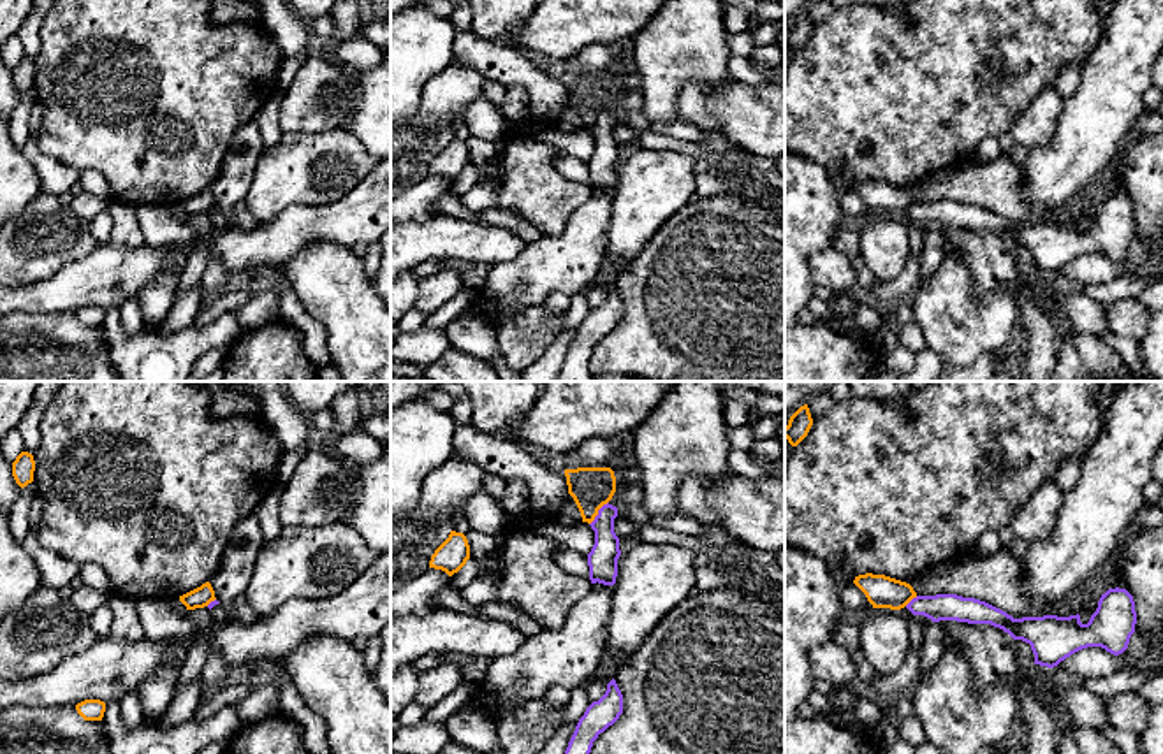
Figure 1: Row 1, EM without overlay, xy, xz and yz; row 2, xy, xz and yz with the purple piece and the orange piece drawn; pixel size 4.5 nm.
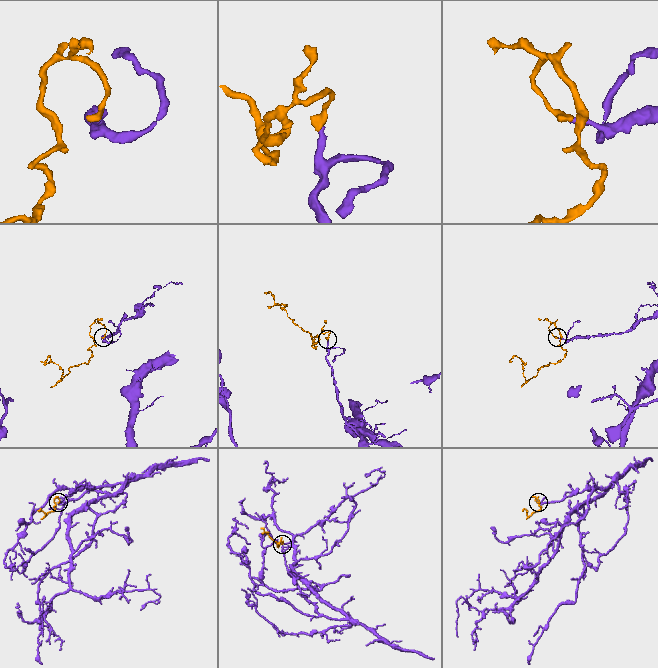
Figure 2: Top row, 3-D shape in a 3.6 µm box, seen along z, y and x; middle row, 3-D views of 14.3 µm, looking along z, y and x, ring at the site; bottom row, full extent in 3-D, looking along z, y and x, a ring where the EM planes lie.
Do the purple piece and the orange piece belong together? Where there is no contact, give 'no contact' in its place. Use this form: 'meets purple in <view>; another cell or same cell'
meets purple in xz; another cell

